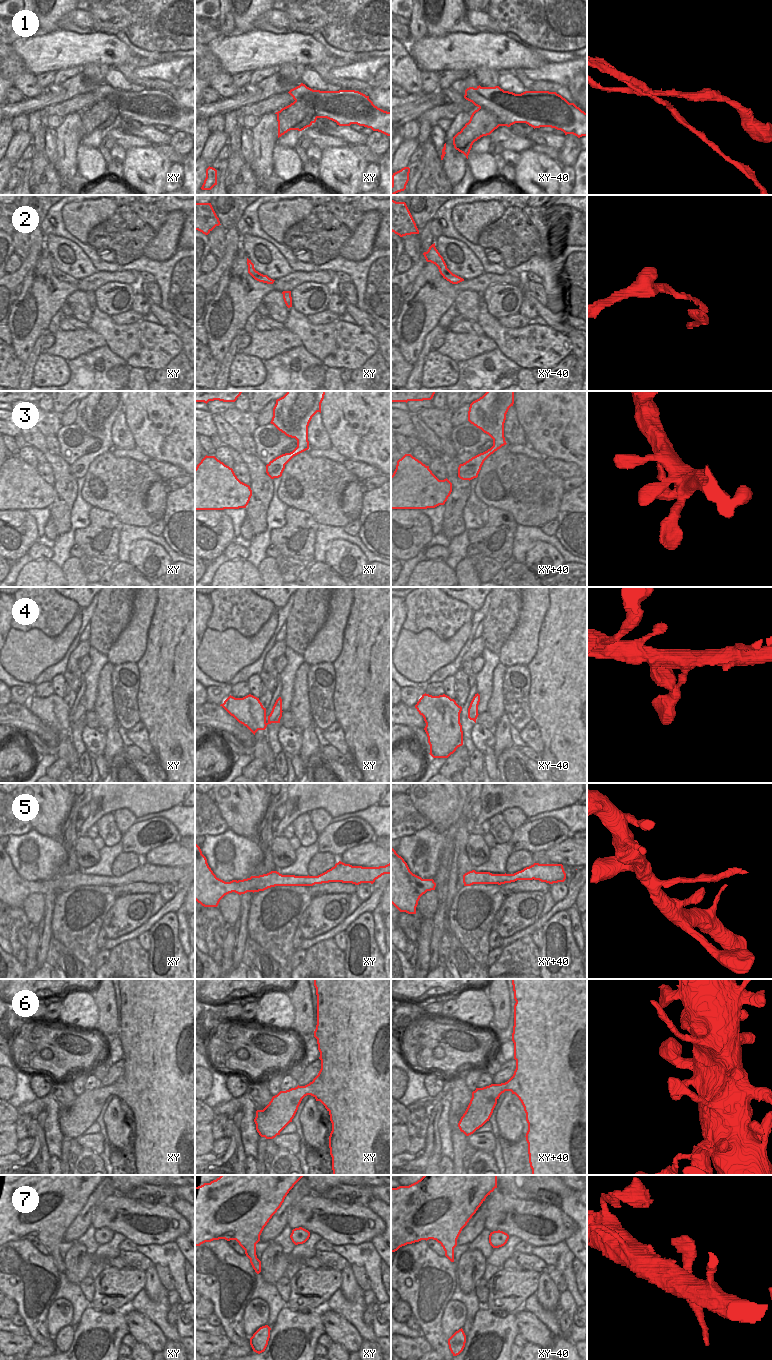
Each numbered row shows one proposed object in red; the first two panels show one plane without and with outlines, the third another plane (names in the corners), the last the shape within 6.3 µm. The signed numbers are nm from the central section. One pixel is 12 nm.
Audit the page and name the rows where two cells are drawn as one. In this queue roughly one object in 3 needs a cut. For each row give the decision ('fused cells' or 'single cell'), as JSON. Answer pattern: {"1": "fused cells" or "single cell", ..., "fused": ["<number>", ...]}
{"1": "fused cells", "2": "single cell", "3": "single cell", "4": "single cell", "5": "fused cells", "6": "single cell", "7": "fused cells", "fused": ["1", "5", "7"]}

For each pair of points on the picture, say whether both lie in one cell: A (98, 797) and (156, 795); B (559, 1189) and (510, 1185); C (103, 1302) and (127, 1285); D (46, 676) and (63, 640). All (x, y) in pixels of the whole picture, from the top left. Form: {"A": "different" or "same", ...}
{"A": "same", "B": "same", "C": "same", "D": "different"}

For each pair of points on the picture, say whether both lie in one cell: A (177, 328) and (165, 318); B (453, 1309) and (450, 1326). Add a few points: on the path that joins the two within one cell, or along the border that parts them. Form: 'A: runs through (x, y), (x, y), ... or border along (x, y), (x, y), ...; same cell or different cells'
A: runs through (174, 325), (168, 320); same cell
B: runs through (453, 1313), (451, 1322); same cell

